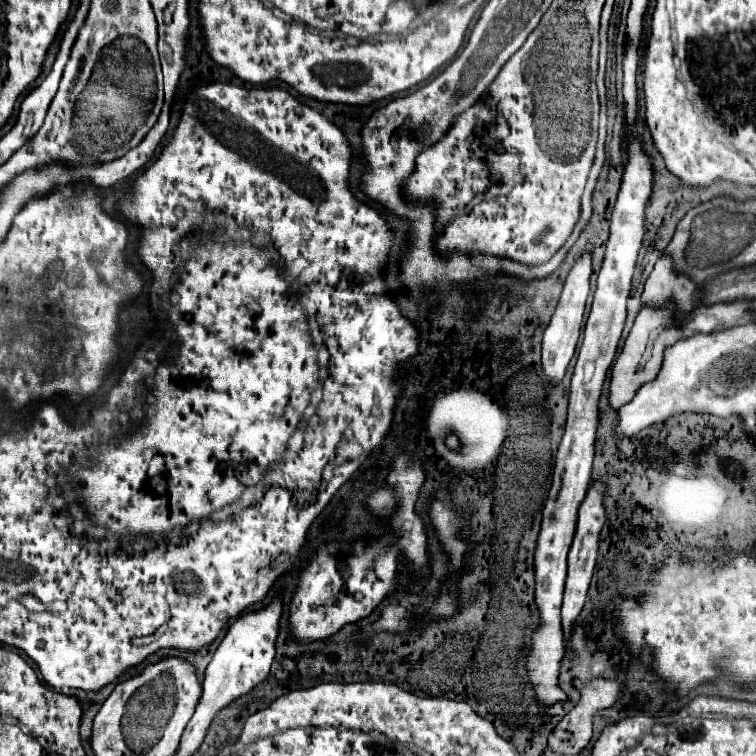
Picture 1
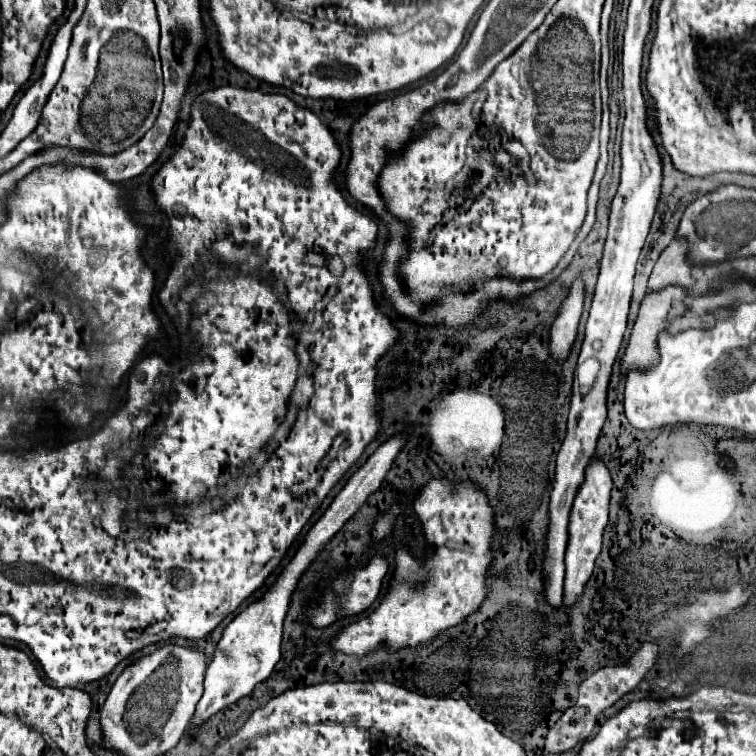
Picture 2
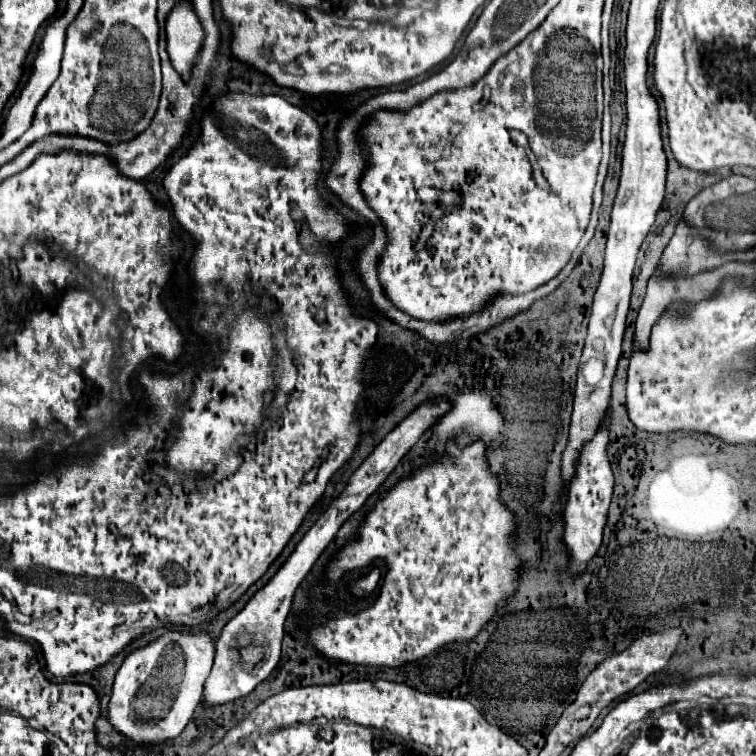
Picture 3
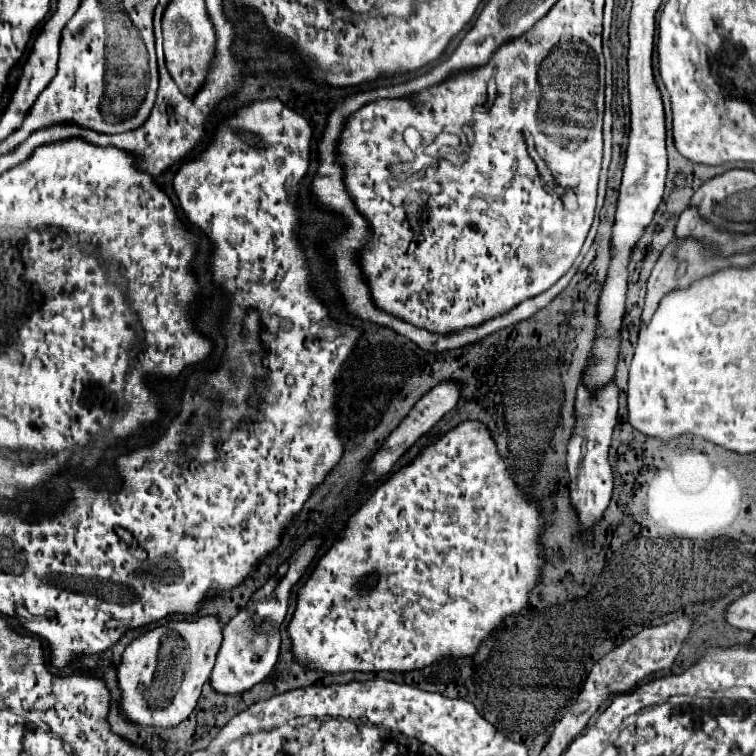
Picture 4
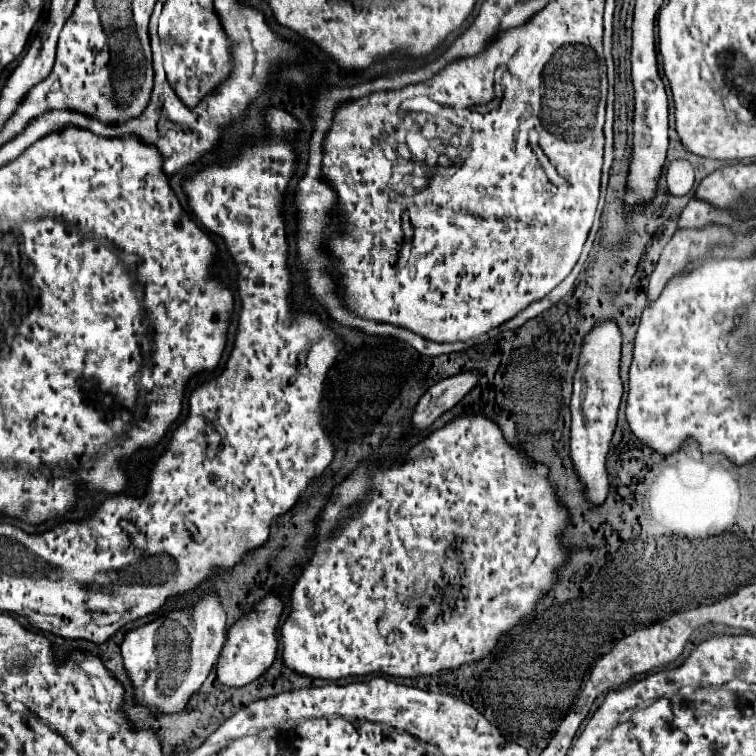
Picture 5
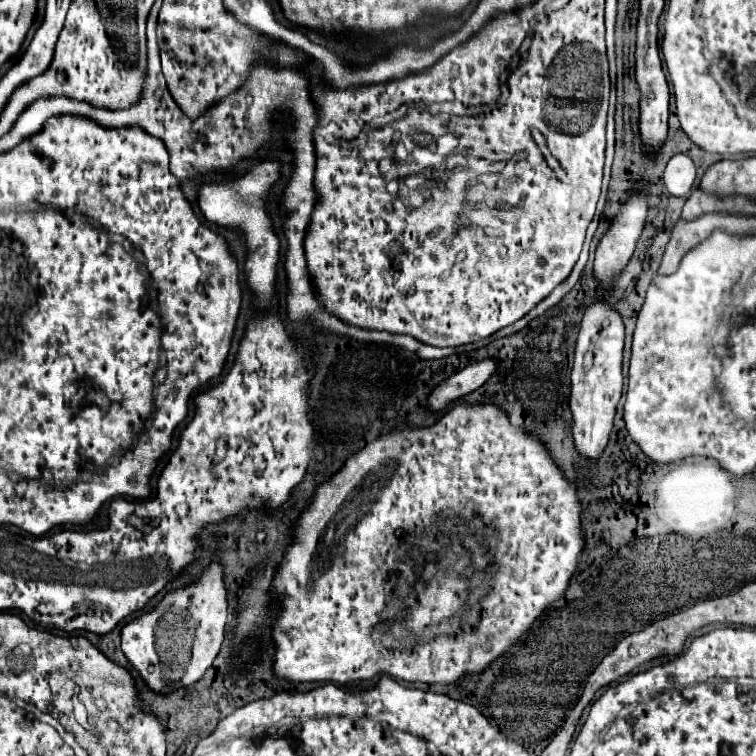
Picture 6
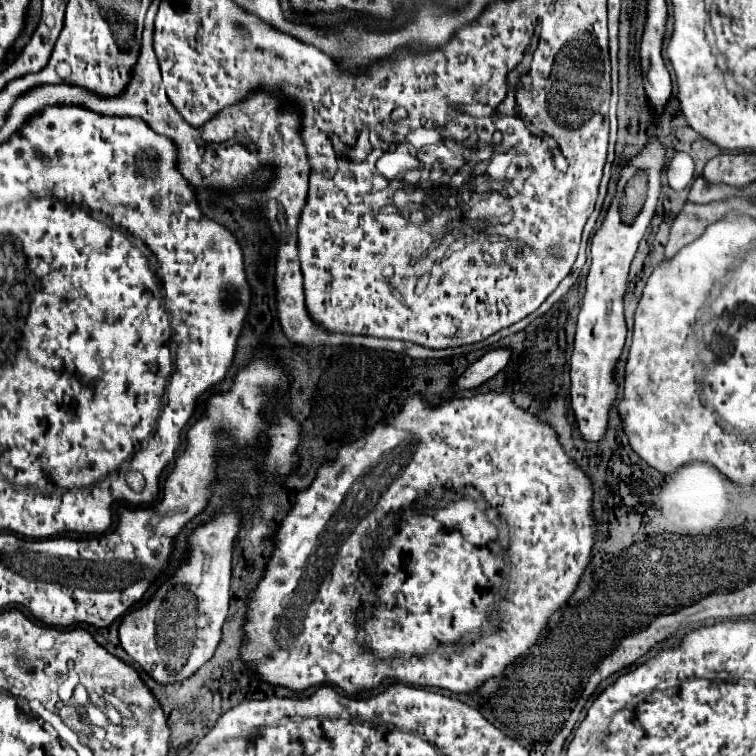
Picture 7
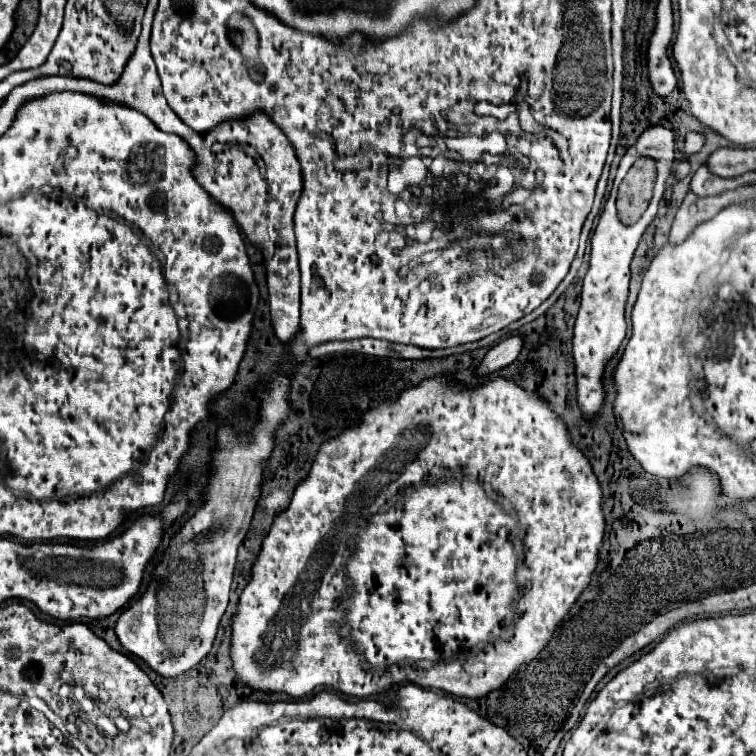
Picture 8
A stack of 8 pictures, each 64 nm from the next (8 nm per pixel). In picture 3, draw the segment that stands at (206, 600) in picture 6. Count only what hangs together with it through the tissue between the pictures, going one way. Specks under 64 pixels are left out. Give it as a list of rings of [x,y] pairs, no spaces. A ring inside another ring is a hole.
[[[168,628],[162,638],[132,652],[120,666],[114,686],[112,686],[110,704],[108,704],[108,722],[112,724],[116,732],[134,740],[140,746],[162,744],[162,742],[178,738],[182,730],[186,728],[186,724],[190,722],[196,706],[200,704],[202,686],[212,668],[212,662],[214,662],[214,640],[210,638],[210,634],[202,630],[178,632],[178,630]]]

